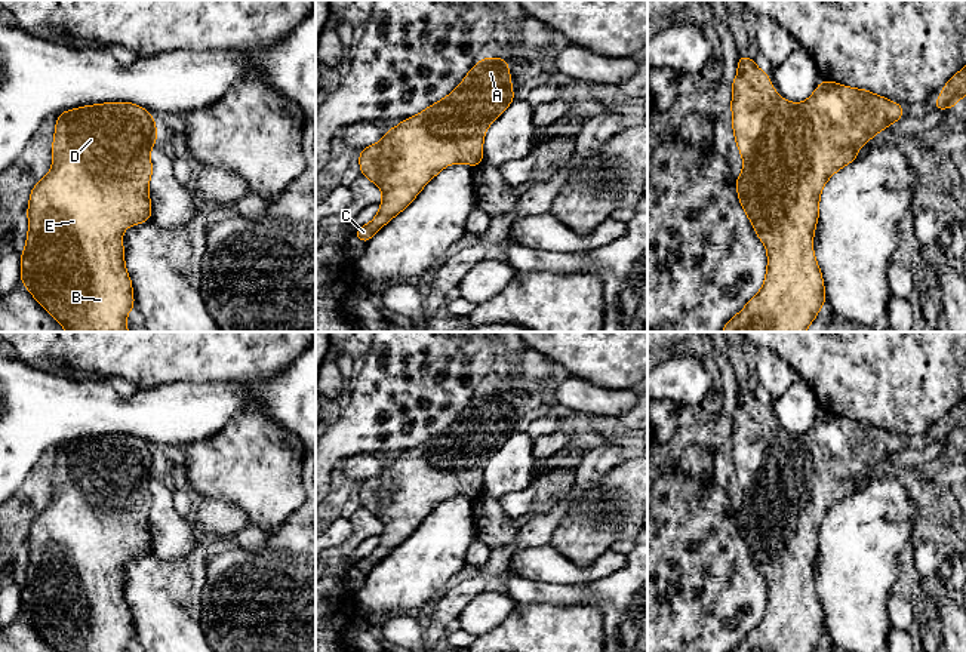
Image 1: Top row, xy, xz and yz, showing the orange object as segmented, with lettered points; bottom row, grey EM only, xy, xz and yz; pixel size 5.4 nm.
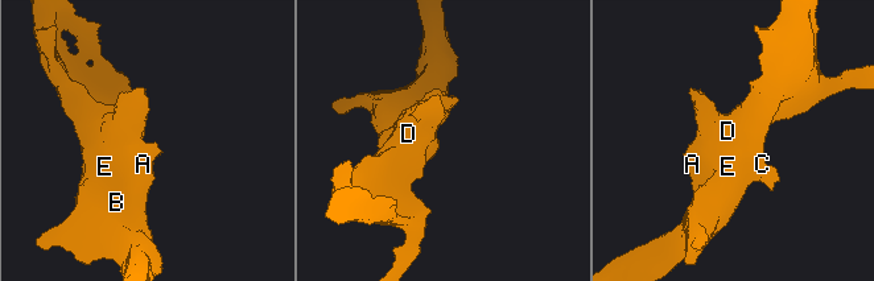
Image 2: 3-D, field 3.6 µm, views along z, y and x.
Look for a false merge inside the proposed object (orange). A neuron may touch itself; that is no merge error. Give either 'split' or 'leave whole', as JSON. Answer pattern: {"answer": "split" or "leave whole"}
{"answer": "leave whole"}

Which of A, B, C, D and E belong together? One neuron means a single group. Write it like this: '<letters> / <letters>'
A B C D E

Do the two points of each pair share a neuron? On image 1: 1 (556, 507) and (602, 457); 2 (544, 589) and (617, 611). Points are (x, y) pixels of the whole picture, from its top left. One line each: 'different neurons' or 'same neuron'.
1: same neuron
2: same neuron

